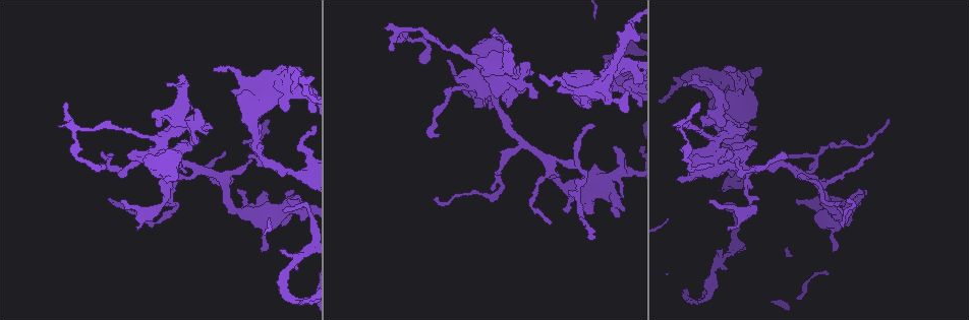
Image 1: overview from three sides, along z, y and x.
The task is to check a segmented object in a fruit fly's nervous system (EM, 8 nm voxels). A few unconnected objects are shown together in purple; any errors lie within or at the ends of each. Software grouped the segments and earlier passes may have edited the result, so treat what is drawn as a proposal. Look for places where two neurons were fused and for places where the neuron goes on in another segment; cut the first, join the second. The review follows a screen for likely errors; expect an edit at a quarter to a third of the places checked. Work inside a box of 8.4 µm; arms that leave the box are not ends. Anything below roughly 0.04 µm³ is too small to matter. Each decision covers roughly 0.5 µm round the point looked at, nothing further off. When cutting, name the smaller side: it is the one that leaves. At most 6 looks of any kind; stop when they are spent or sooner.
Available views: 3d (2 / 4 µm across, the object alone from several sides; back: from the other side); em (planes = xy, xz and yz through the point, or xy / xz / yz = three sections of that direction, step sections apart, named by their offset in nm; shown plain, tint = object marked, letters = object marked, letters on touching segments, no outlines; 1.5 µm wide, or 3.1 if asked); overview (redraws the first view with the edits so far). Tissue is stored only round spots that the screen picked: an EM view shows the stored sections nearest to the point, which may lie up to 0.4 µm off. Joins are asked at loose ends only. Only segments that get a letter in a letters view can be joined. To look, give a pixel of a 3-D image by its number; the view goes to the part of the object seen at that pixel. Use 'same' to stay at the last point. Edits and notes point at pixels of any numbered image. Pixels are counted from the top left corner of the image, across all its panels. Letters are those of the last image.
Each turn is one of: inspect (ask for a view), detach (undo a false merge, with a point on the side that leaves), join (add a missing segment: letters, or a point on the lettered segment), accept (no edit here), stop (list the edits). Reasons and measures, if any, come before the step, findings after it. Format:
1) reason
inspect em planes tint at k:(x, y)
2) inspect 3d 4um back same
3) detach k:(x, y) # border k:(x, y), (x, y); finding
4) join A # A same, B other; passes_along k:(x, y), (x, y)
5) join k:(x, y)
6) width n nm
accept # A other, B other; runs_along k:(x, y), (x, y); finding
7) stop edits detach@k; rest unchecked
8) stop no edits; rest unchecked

free end
inspect em planes tint at 1:(493, 35)

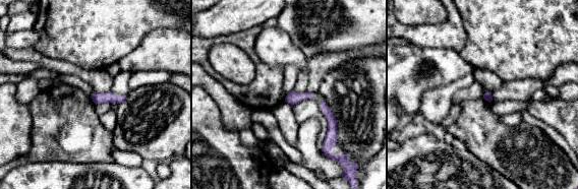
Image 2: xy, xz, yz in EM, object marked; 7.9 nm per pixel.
inspect em planes letters same

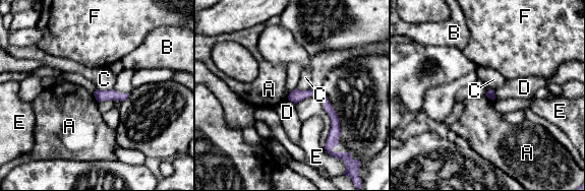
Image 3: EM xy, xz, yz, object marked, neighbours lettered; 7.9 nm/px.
accept # A other, B other, C other, D other, E other, F other; border 3:(93, 94), (99, 102); no lettered segment goes on from it

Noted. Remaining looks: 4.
three-way junction
inspect 3d 2um at 1:(749, 168)

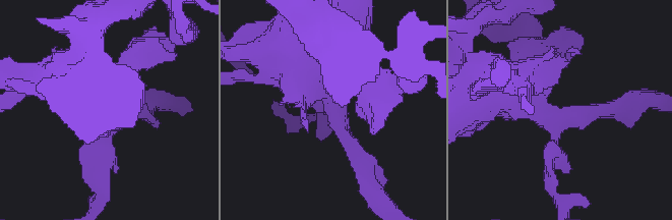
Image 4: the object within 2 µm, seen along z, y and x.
inspect em planes letters at 4:(557, 118)

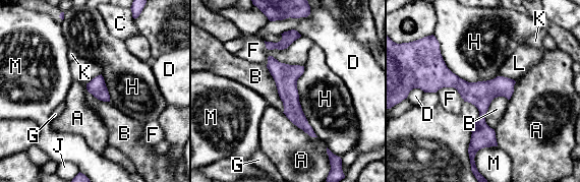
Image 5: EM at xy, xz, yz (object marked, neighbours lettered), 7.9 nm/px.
longest_contact H 600 nm
accept # A other, B other, C other, D other, F other, G other, H other, J other, K other, L other, M other; border 5:(436, 39), (460, 77), (498, 76); all the same neuron

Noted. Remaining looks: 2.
free end
inspect em planes letters at 1:(628, 110)

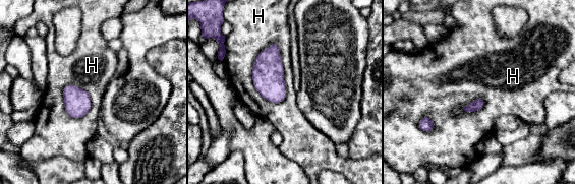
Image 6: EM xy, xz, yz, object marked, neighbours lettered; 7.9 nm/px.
longest_contact H 480 nm
accept # H other; none of them fits

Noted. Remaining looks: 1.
stop no edits; rest unchecked

